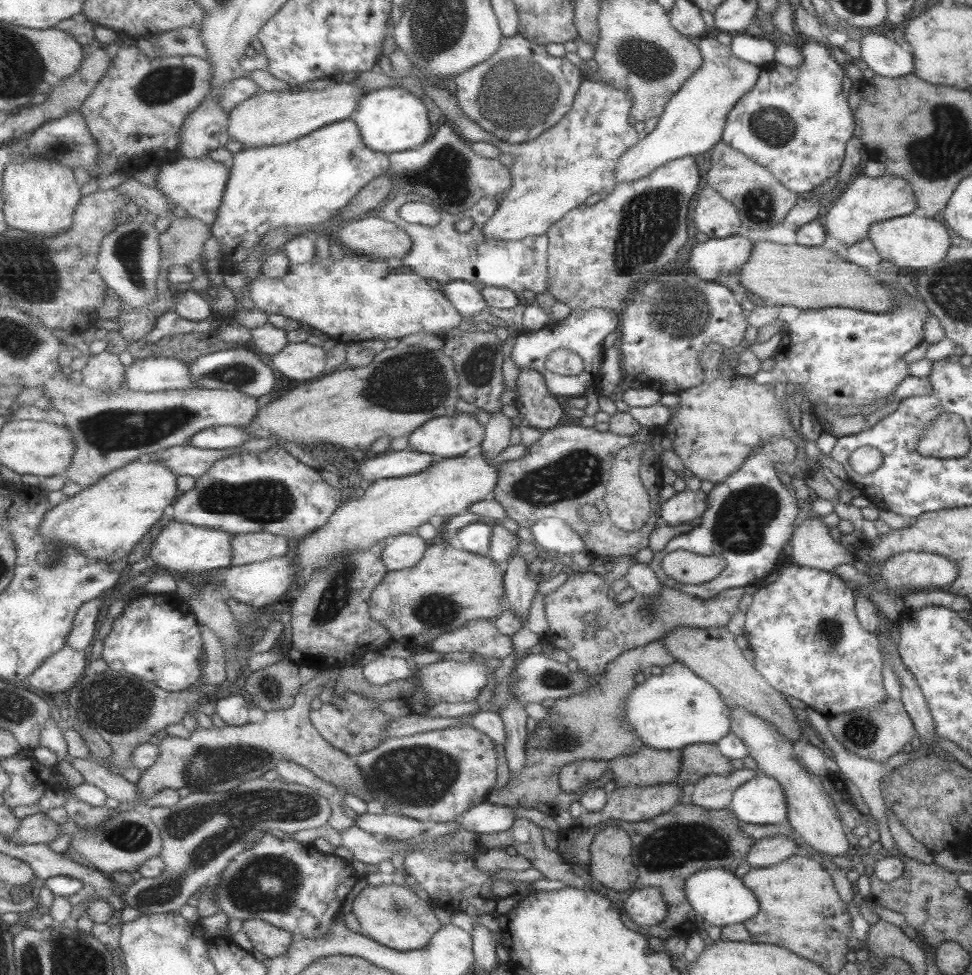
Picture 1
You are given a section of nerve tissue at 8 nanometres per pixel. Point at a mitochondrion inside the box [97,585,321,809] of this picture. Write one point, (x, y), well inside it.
(208, 767)

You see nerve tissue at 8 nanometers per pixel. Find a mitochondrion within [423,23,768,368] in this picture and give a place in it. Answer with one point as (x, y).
(522, 92)

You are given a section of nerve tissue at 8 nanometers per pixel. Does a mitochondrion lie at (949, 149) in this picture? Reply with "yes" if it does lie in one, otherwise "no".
yes

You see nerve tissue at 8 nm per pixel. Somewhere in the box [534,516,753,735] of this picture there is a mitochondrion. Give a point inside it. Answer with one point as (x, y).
(649, 611)

